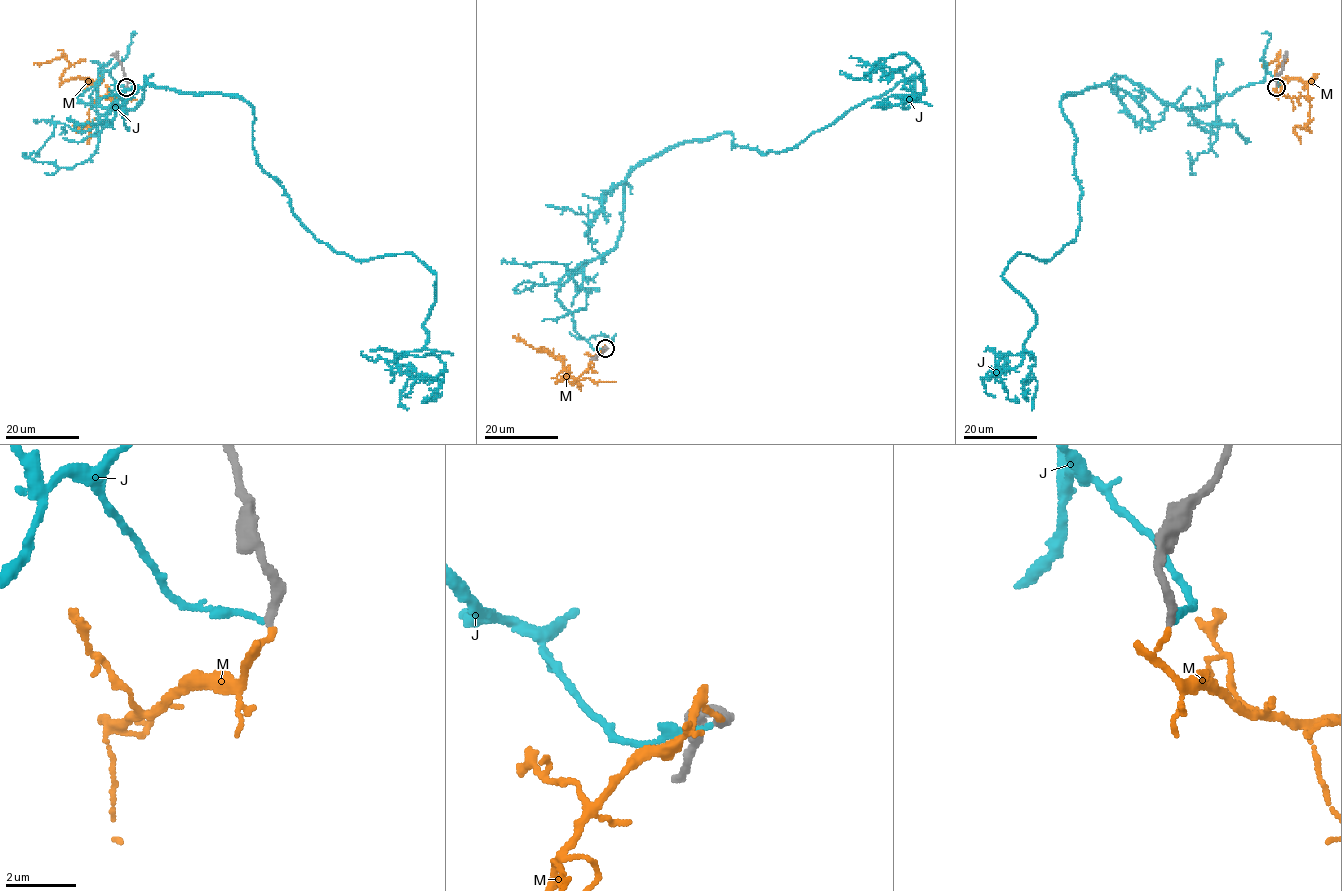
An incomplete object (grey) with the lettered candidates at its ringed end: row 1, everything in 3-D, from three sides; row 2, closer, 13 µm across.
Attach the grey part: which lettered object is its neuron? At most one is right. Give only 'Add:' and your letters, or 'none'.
Add: none

